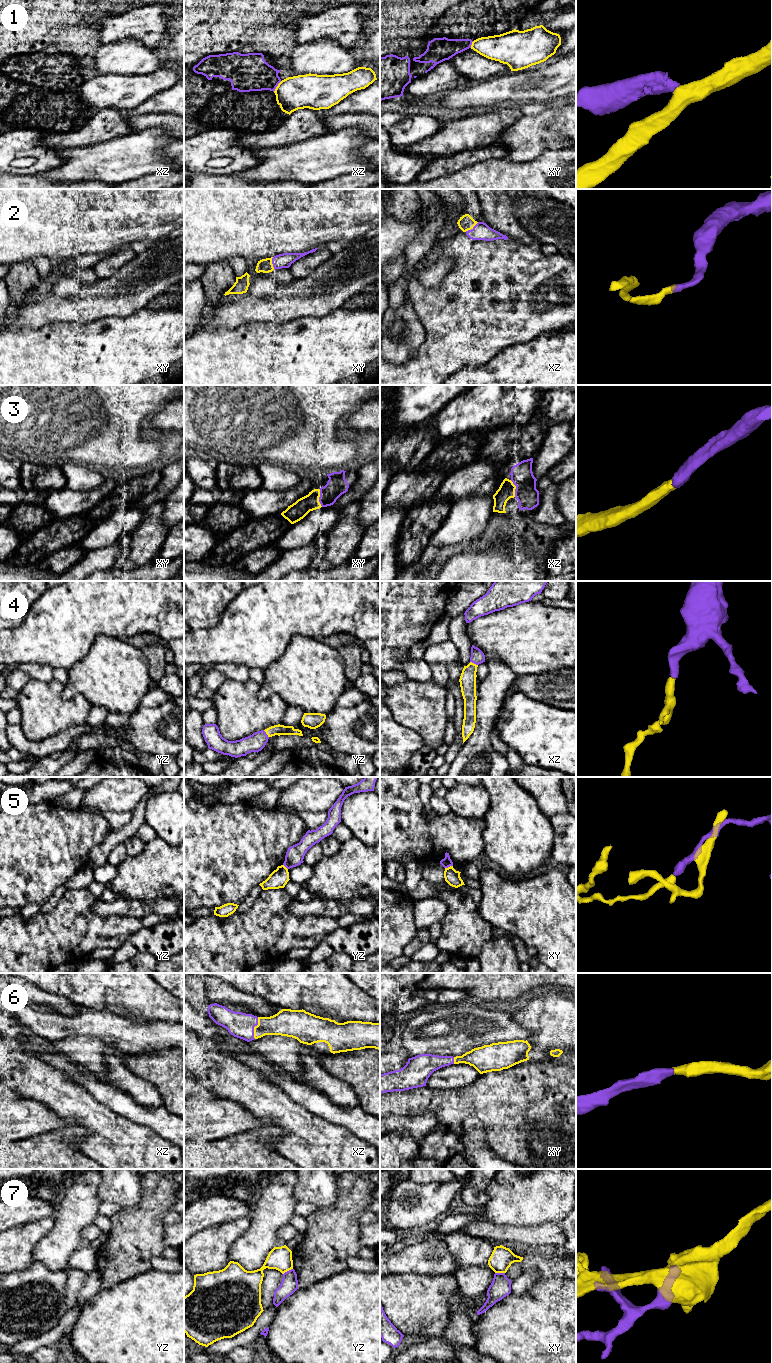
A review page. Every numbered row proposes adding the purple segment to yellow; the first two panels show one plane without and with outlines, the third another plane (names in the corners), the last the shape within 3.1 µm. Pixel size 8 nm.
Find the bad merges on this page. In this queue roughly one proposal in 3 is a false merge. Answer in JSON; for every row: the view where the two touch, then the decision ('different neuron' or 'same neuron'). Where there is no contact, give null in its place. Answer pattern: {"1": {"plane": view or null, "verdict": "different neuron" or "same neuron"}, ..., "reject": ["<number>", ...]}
{"1": {"plane": "xz", "verdict": "different neuron"}, "2": {"plane": "xz", "verdict": "same neuron"}, "3": {"plane": "xy", "verdict": "same neuron"}, "4": {"plane": "xz", "verdict": "same neuron"}, "5": {"plane": "xy", "verdict": "different neuron"}, "6": {"plane": "xz", "verdict": "same neuron"}, "7": {"plane": "yz", "verdict": "different neuron"}, "reject": ["1", "5", "7"]}

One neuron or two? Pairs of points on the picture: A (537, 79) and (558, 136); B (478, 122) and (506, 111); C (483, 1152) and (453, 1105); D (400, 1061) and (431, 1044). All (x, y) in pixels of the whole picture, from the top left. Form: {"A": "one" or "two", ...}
{"A": "two", "B": "one", "C": "two", "D": "two"}

